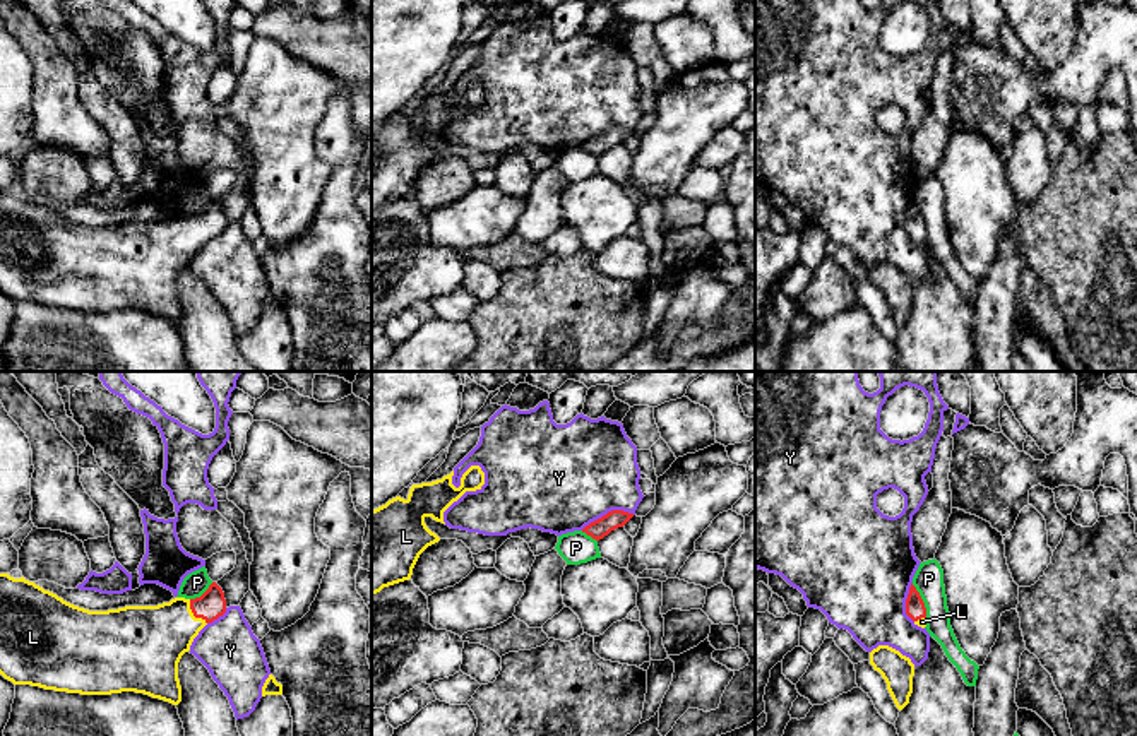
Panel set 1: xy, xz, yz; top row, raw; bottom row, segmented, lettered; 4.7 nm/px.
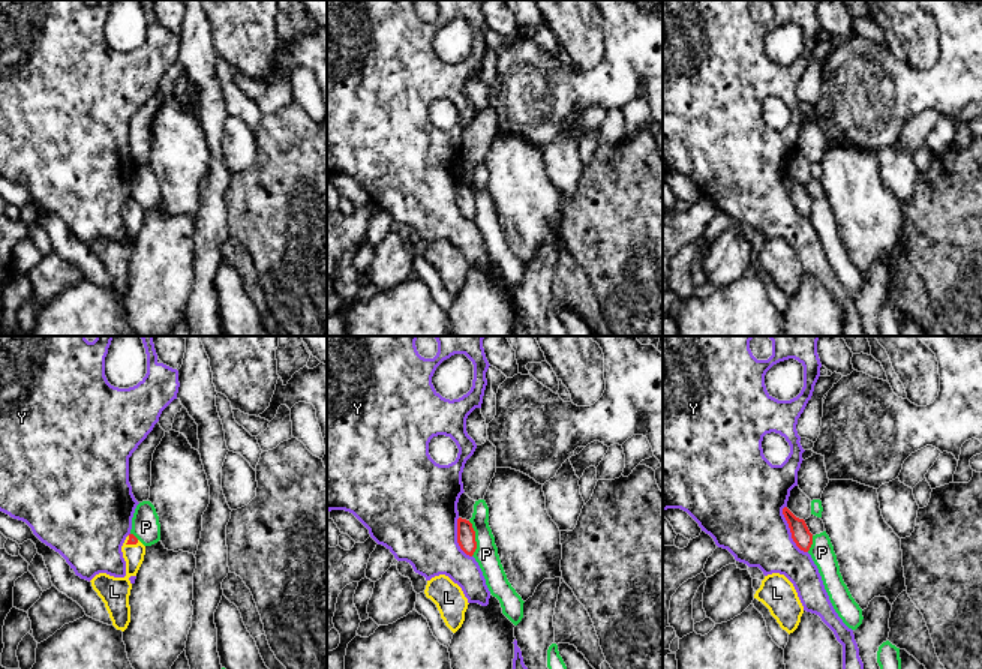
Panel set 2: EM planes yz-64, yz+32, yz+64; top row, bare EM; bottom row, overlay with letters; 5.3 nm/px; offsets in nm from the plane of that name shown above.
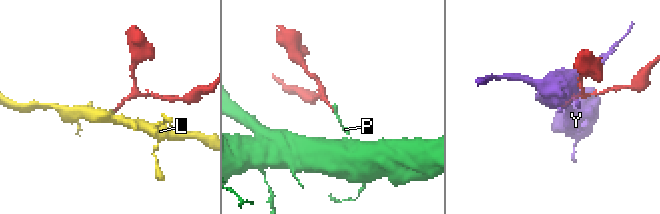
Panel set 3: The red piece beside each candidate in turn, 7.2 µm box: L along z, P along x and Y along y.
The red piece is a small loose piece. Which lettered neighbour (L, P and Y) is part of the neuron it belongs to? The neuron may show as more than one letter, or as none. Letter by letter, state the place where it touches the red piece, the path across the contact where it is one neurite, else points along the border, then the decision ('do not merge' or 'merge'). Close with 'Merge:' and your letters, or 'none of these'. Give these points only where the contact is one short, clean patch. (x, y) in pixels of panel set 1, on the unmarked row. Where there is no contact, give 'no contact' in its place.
L: meets red in xy at (192, 228); runs through xy (211, 221), (192, 228), (148, 257); merge
P: meets red in yz at (922, 218); border along yz (911, 201), (923, 219), (927, 233); do not merge
Y: meets red in xz at (608, 129); do not merge
Merge: L

